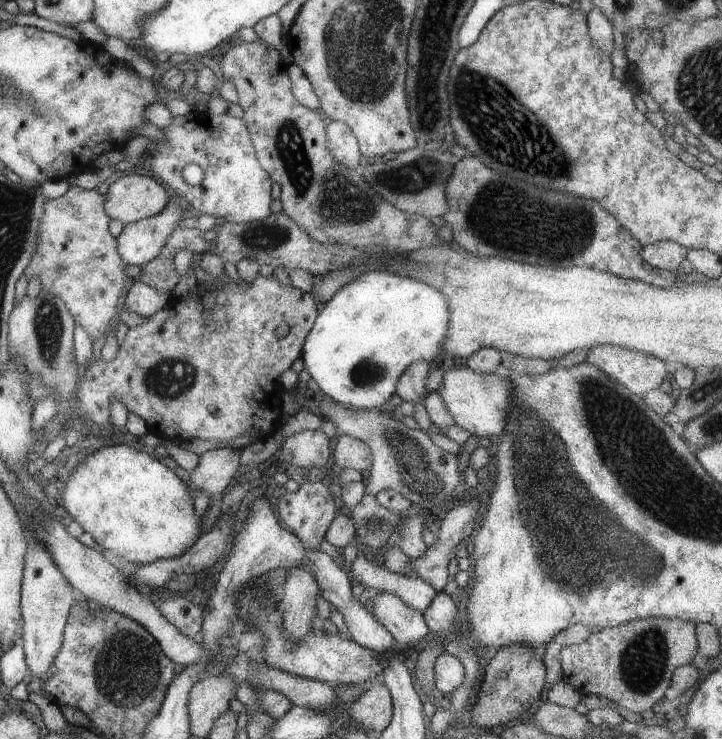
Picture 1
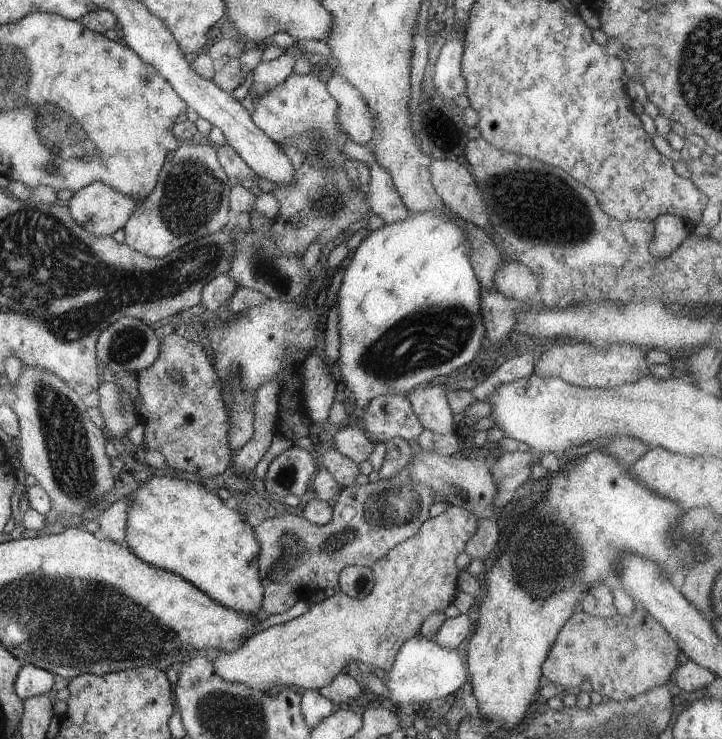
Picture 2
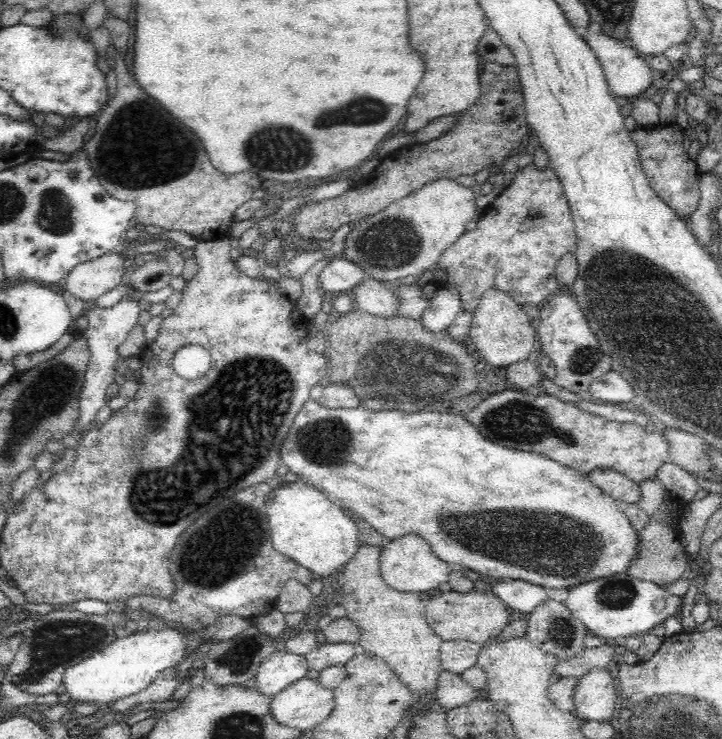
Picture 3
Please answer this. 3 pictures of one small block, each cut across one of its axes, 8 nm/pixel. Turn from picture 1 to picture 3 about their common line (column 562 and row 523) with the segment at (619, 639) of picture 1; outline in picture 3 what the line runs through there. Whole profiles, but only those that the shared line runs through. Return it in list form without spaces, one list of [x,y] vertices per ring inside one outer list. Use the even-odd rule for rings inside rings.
[[[656,478],[644,480],[637,483],[639,488],[639,499],[637,505],[649,516],[649,520],[643,529],[637,531],[639,545],[637,546],[637,557],[630,561],[625,570],[630,576],[656,583],[658,586],[666,588],[668,584],[674,584],[679,578],[684,578],[691,573],[686,551],[681,543],[681,532],[672,523],[664,521],[668,515],[668,508],[672,508],[671,500],[674,498],[664,489],[662,482]]]

